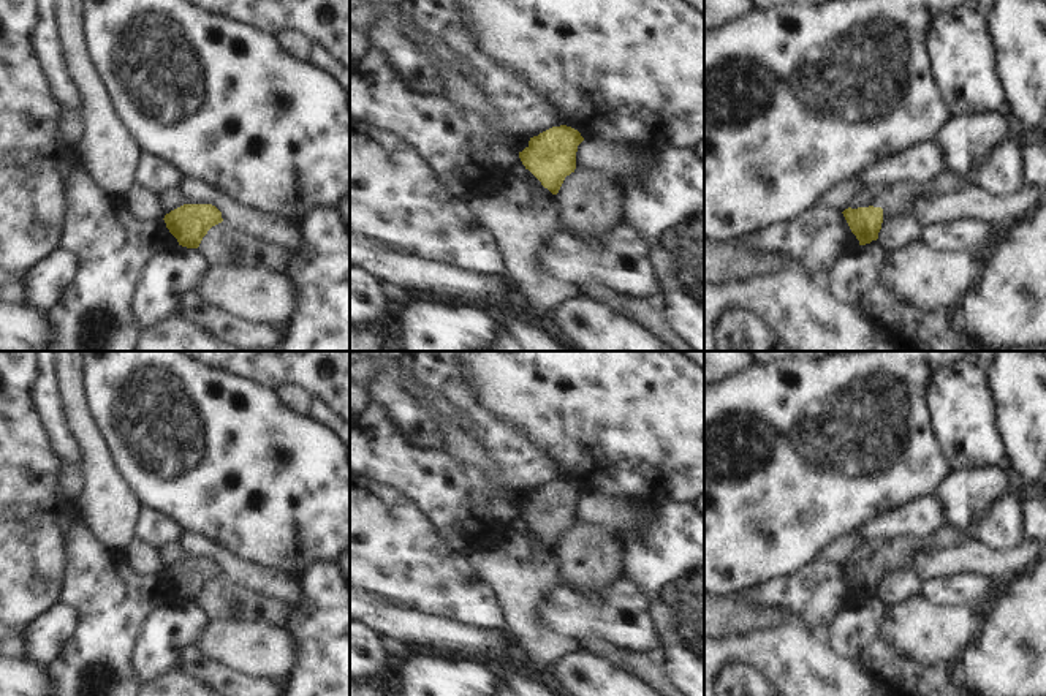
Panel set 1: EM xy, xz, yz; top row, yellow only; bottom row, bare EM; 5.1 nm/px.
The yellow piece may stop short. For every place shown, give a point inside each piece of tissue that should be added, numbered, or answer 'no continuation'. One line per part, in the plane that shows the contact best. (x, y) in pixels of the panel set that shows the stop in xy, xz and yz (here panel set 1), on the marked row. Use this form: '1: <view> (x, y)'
1: yz (898, 200)

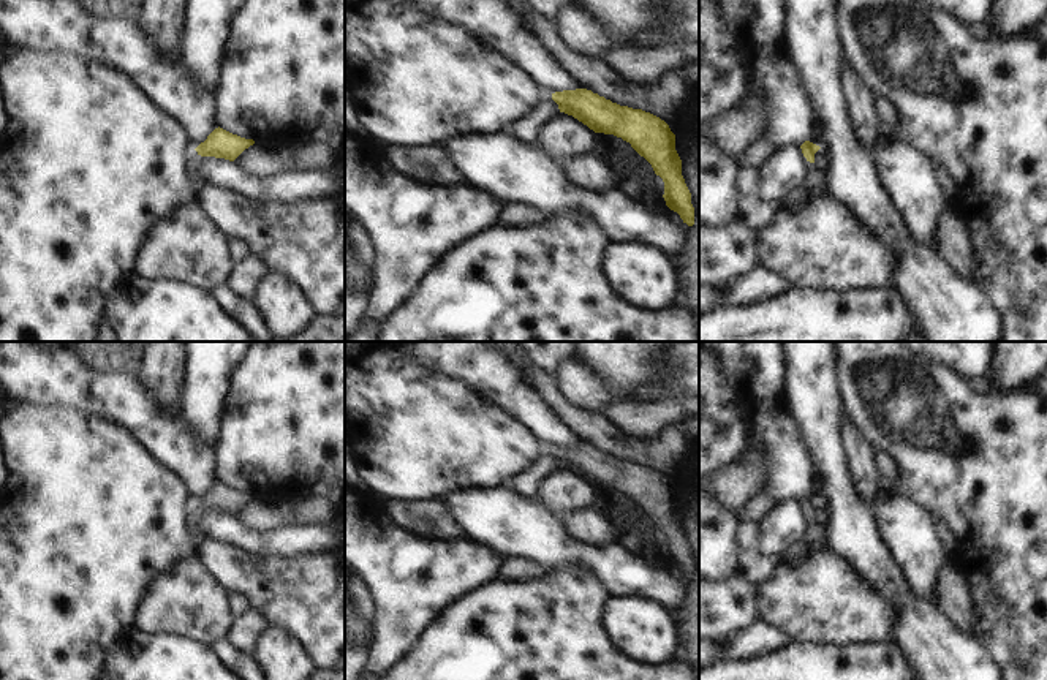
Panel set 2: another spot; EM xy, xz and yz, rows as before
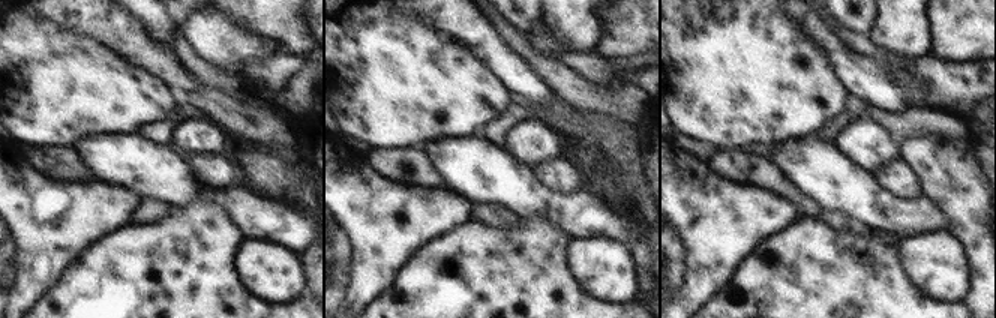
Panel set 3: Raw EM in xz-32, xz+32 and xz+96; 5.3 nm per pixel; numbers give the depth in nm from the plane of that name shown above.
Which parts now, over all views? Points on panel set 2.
1: yz (815, 181)

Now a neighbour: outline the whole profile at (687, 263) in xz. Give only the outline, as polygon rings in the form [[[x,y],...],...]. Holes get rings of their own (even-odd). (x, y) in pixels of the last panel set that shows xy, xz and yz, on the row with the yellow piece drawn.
[[[691,155],[682,160],[682,176],[691,193],[694,225],[688,231],[683,250],[674,258],[680,285],[678,304],[699,321],[699,163]]]

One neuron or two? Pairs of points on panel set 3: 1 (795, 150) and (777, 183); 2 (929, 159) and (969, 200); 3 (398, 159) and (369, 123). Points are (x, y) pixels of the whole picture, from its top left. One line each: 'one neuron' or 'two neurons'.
1: two neurons
2: one neuron
3: two neurons

